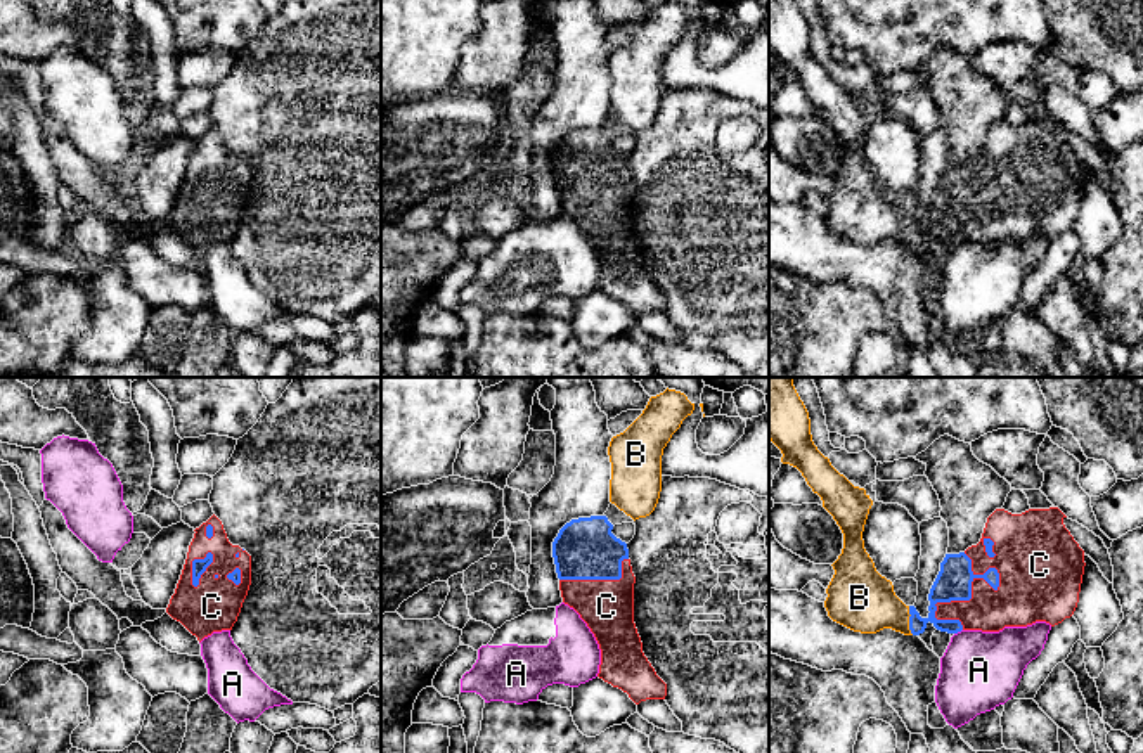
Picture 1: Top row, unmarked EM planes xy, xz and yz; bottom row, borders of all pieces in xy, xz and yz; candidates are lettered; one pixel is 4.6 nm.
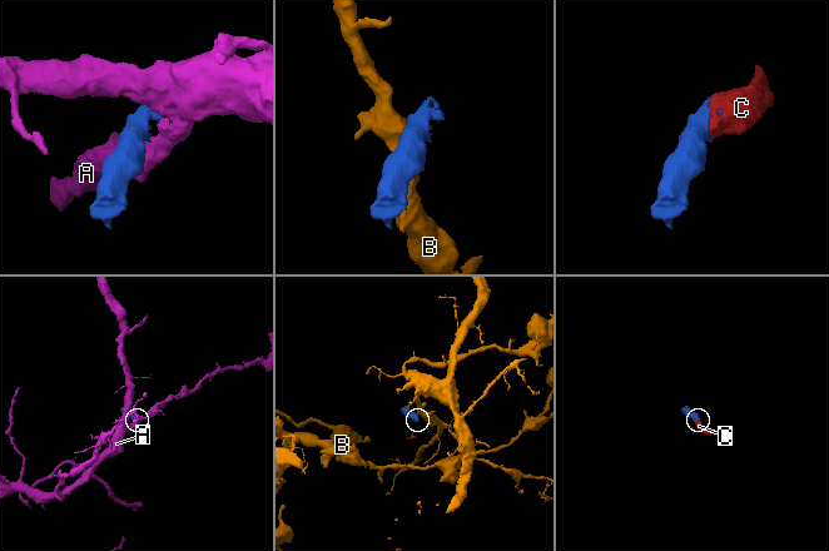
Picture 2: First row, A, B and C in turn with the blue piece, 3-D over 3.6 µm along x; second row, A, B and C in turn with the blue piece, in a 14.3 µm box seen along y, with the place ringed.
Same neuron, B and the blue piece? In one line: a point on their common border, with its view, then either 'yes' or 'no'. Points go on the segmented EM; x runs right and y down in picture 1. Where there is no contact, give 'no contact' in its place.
yz (910, 620) | no

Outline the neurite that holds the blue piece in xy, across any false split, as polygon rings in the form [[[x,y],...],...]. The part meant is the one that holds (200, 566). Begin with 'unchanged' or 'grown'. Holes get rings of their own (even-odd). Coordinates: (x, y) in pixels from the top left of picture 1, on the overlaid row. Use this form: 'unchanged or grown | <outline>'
grown | [[[215,514],[194,531],[166,613],[201,642],[237,621],[251,585],[251,556],[229,542]]]

